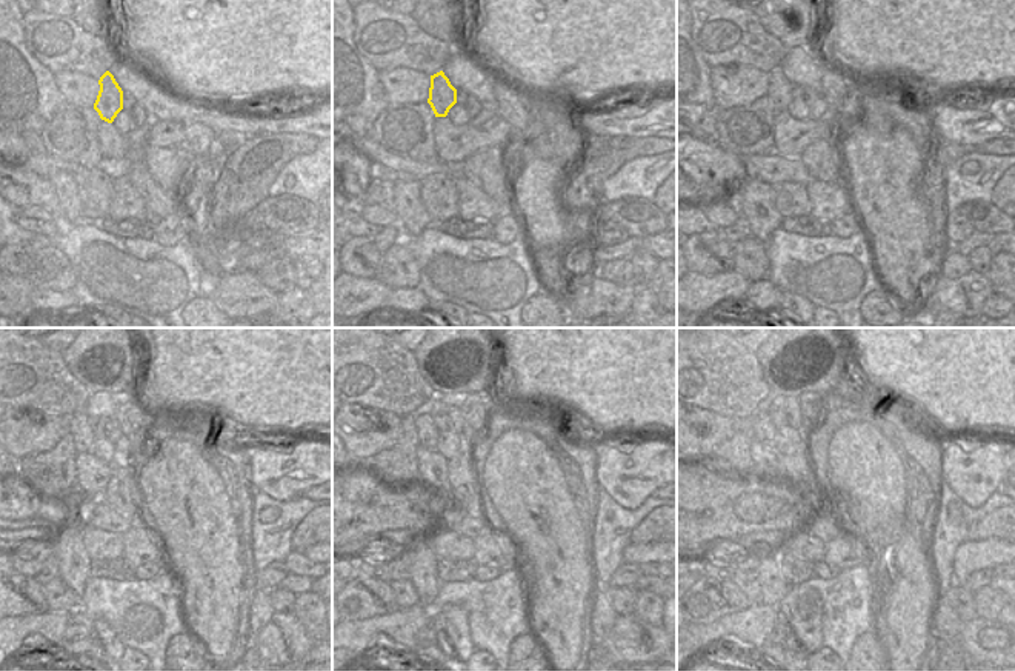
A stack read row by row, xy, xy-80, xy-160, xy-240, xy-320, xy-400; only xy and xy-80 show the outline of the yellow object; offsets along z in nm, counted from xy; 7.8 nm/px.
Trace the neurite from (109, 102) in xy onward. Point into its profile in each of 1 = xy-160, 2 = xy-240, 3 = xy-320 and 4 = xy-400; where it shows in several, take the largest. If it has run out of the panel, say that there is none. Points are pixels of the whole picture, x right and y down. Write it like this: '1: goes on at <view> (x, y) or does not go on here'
1: goes on at xy-160 (780, 91)
2: goes on at xy-240 (80, 428)
3: goes on at xy-320 (428, 434)
4: goes on at xy-400 (765, 431)

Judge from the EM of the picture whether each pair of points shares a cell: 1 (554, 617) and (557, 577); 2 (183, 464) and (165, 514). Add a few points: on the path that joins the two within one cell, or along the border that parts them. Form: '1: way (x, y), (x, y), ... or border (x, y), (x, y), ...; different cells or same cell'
1: way (557, 608), (559, 587); same cell
2: way (182, 476), (182, 497), (177, 502); same cell

